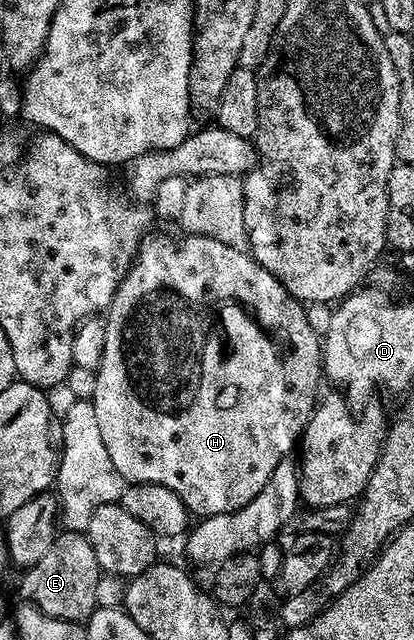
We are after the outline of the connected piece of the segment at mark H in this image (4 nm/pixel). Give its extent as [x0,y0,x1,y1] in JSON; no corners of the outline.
[92,233,324,518]

